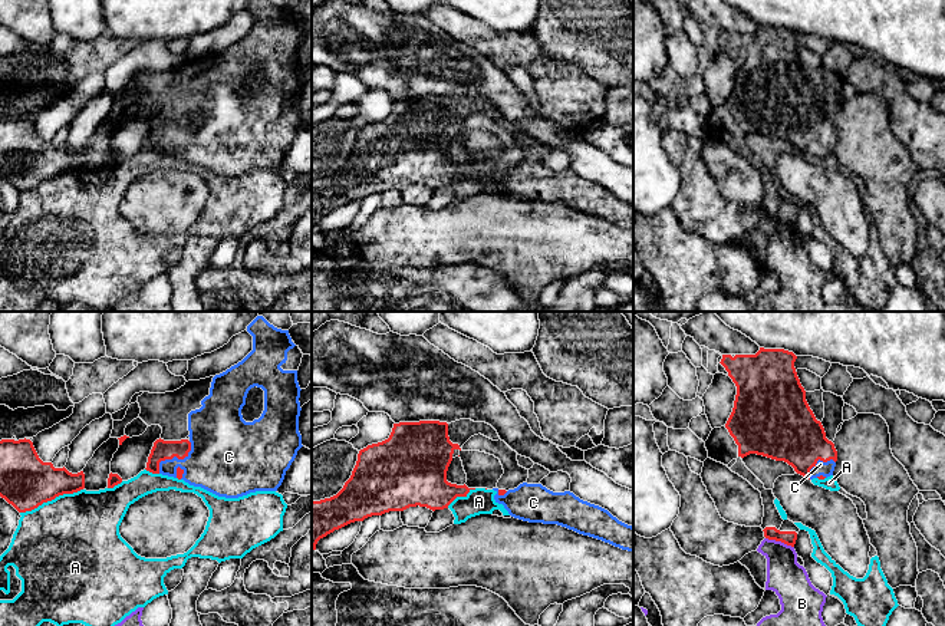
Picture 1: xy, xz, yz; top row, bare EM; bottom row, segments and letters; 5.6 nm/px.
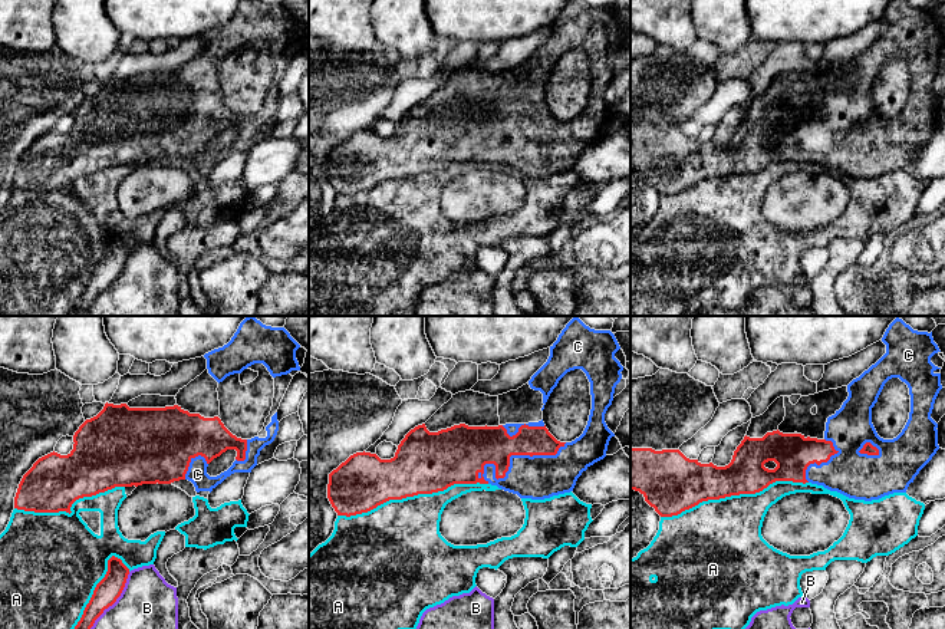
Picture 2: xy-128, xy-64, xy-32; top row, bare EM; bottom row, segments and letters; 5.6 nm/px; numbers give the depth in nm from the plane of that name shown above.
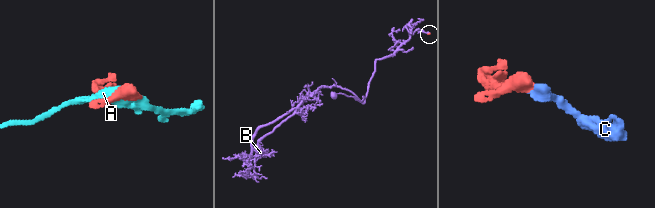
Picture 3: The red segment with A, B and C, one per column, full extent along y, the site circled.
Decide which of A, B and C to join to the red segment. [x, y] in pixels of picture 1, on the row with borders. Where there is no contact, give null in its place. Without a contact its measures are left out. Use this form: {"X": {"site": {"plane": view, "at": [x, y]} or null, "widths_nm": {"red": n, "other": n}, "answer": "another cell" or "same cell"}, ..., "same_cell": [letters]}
{"A": {"site": {"plane": "xy", "at": [50, 500]}, "widths_nm": {"red": 300, "other": 500}, "answer": "another cell"}, "B": {"site": {"plane": "yz", "at": [780, 540]}, "widths_nm": {"red": 80, "other": 200}, "answer": "another cell"}, "C": {"site": {"plane": "xy", "at": [174, 455]}, "widths_nm": {"red": 110, "other": 340}, "answer": "same cell"}, "same_cell": ["C"]}

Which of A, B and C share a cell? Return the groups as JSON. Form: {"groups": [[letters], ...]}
{"groups": [["A"], ["B"], ["C"]]}

